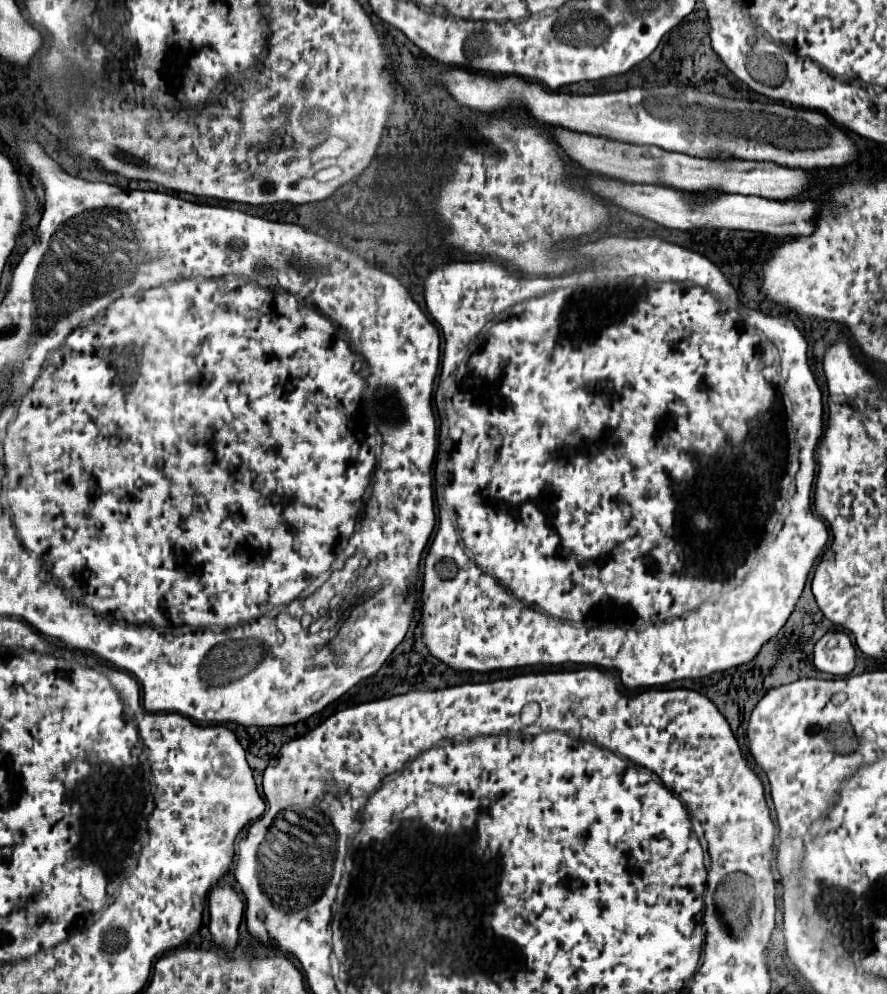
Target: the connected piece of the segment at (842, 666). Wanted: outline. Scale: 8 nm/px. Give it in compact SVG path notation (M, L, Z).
M827 632L815 644L815 668L833 676L847 676L855 668L855 646L845 632Z

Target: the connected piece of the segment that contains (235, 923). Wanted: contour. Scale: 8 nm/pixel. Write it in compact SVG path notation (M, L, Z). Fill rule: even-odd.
M215 886L209 894L209 930L215 944L219 944L223 950L233 950L237 944L243 908L245 904L241 894L231 886Z

